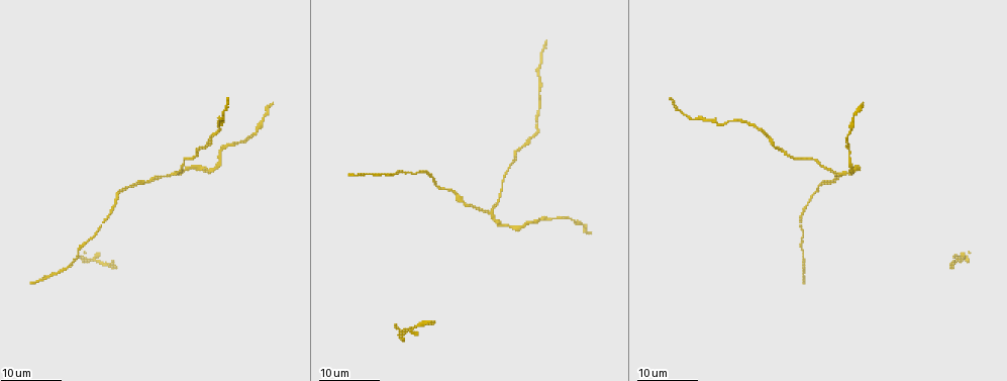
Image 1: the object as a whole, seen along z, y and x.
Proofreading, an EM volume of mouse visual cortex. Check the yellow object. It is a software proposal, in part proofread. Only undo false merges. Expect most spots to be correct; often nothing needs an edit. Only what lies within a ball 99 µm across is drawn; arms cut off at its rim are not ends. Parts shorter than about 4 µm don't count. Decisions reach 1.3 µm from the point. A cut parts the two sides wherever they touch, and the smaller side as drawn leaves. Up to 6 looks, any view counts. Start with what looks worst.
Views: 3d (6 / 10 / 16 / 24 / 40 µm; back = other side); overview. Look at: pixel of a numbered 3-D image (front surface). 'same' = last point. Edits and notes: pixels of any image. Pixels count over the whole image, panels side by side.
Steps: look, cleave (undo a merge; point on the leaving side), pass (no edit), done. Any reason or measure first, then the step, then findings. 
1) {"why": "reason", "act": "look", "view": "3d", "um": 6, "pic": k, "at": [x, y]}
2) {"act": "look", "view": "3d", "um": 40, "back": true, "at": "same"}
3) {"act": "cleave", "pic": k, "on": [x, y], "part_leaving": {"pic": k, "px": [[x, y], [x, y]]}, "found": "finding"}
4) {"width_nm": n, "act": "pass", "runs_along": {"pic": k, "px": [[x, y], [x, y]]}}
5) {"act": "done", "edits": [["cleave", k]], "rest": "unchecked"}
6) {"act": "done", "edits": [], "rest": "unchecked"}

{"why": "three-way junction", "act": "look", "view": "3d", "um": 16, "pic": 1, "at": [842, 175]}

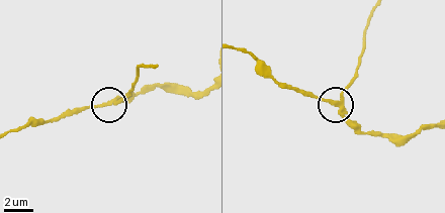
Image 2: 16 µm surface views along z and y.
{"act": "look", "view": "3d", "um": 10, "pic": 2, "at": [110, 100]}

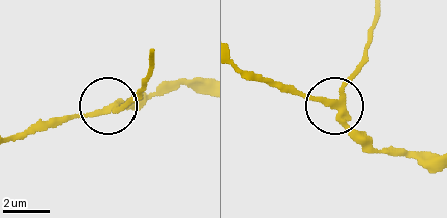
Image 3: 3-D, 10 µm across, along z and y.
{"side_arm_um": 26, "arms": 3, "act": "cleave", "pic": 3, "on": [354, 77], "found": "a second neuron is stuck on"}

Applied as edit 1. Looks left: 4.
{"act": "look", "view": "3d", "um": 16, "pic": 1, "at": [465, 206]}

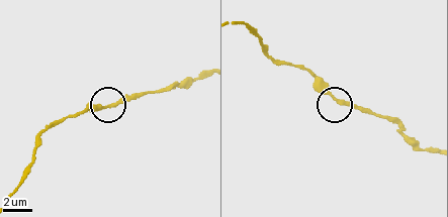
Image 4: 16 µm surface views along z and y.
{"act": "look", "view": "3d", "um": 10, "pic": 4, "at": [114, 105]}

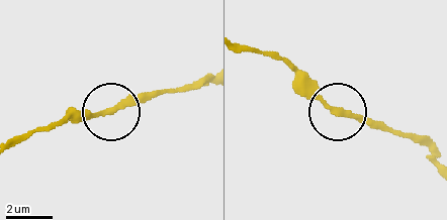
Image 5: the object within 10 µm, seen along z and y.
{"act": "pass", "runs_along": {"pic": 5, "px": [[431, 137], [386, 132], [340, 112], [295, 70]]}, "found": "continuous, no second neuron"}

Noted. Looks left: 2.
{"act": "look", "view": "3d", "um": 24, "pic": 1, "at": [110, 214]}

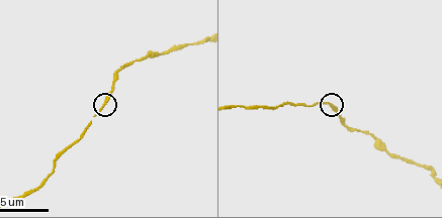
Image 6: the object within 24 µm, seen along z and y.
{"act": "look", "view": "3d", "um": 6, "pic": 6, "at": [331, 106]}

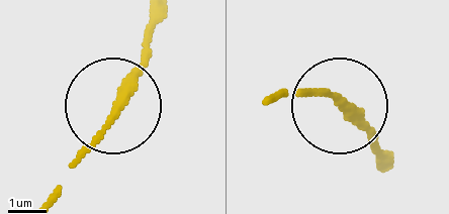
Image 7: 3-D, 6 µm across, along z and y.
{"act": "pass", "runs_along": {"pic": 7, "px": [[389, 168], [338, 103], [286, 87]]}, "found": "continuous, no second neuron"}

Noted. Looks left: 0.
{"act": "done", "edits": [["cleave", 3]], "rest": "unchecked"}

